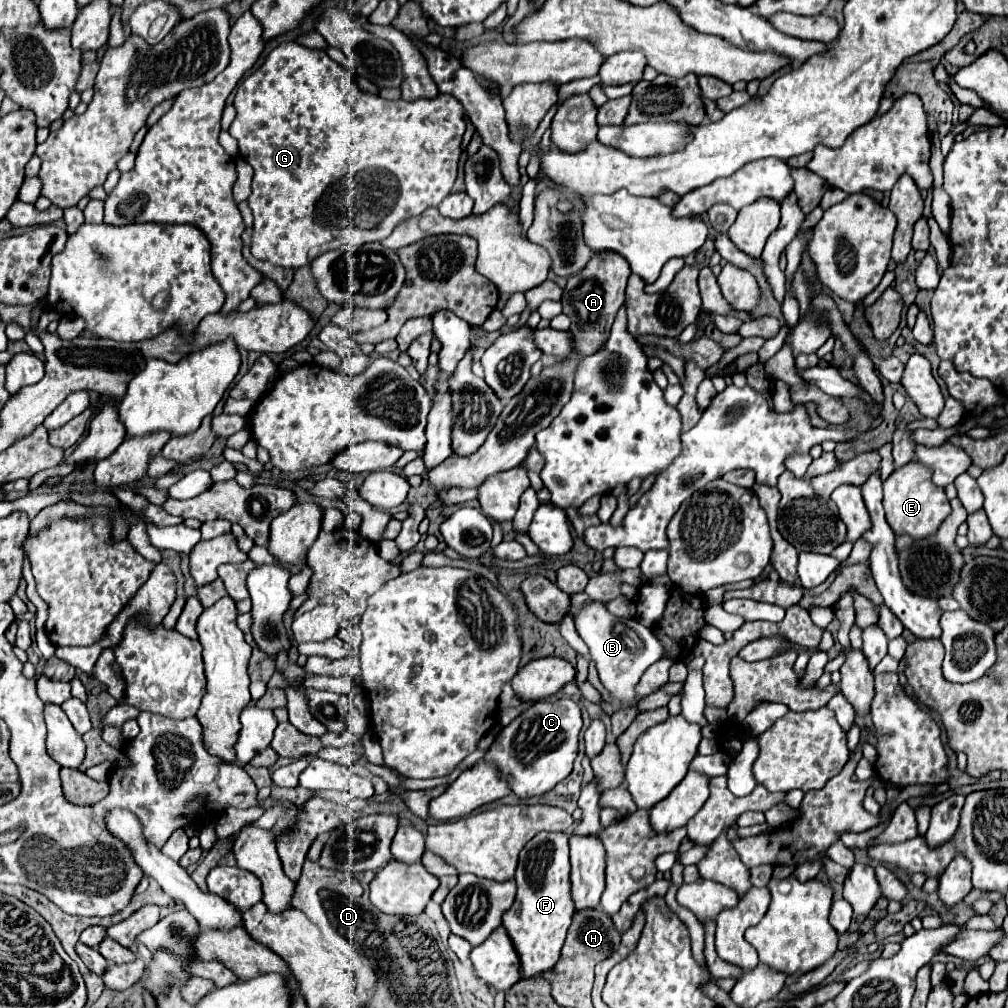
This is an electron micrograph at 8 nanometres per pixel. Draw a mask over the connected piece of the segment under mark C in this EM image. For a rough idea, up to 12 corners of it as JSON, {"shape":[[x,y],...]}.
{"shape":[[570,697],[516,717],[486,753],[522,799],[572,773]]}

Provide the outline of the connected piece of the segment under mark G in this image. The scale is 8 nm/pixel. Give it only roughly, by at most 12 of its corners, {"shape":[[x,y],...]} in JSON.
{"shape":[[278,45],[234,99],[252,255],[388,237],[456,181],[464,107]]}

